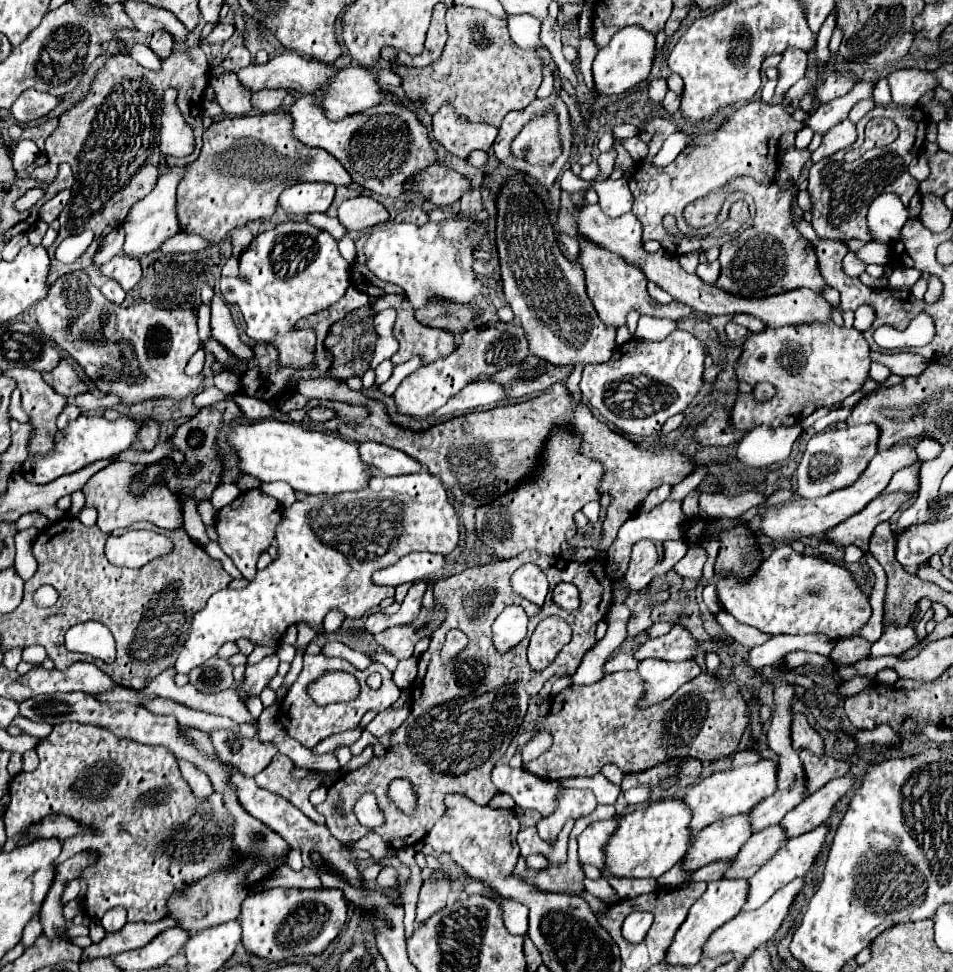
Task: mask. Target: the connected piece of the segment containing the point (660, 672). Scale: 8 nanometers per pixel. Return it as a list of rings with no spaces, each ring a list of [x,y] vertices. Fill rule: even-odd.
[[[655,658],[643,660],[637,668],[637,674],[645,684],[645,692],[637,708],[649,708],[667,700],[667,696],[671,696],[685,682],[699,676],[699,672],[701,668],[695,660],[685,662],[663,662]]]

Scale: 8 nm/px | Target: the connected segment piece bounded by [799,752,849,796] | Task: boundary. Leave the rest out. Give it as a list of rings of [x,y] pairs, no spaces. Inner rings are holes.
[[[799,752],[799,758],[803,764],[803,772],[807,772],[807,796],[823,788],[829,780],[845,776],[849,770],[847,762],[829,756],[817,758],[811,752]]]

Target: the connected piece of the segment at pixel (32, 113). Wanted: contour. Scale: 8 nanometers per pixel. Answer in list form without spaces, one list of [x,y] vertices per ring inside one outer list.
[[[27,90],[13,102],[9,112],[19,124],[29,124],[31,120],[39,120],[39,118],[47,116],[55,106],[57,106],[55,96]]]

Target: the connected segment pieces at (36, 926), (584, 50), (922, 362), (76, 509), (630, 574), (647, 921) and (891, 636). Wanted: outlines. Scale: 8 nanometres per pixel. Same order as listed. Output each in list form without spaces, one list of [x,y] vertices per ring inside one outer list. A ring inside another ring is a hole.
[[[35,916],[35,920],[31,924],[27,924],[27,928],[23,932],[23,944],[25,944],[25,948],[33,946],[33,942],[41,936],[41,932],[43,932],[43,926],[39,922],[39,916]]]
[[[593,28],[581,38],[579,47],[579,67],[584,78],[584,82],[590,90],[592,96],[595,96],[592,64],[598,52],[595,42],[593,40]]]
[[[871,351],[870,358],[874,362],[879,362],[887,366],[891,370],[892,374],[896,374],[901,377],[918,376],[930,363],[929,360],[919,354],[907,352],[885,355]]]
[[[81,490],[73,492],[73,494],[71,494],[71,500],[73,500],[73,504],[71,504],[71,510],[69,510],[69,518],[79,518],[79,512],[81,512],[83,506],[85,506],[85,496],[83,496],[83,492],[81,492]]]
[[[643,540],[633,546],[631,564],[625,574],[625,582],[629,584],[631,594],[643,590],[651,582],[651,578],[655,576],[657,564],[659,564],[659,556],[657,556],[657,548],[651,540]]]
[[[633,912],[623,922],[623,938],[632,944],[638,944],[646,937],[654,920],[649,912]]]
[[[891,626],[887,632],[883,632],[883,636],[871,646],[871,656],[883,656],[883,654],[893,654],[893,656],[901,656],[903,652],[919,646],[923,640],[917,636],[913,626],[907,628],[899,628],[899,632],[895,632],[895,628]]]

